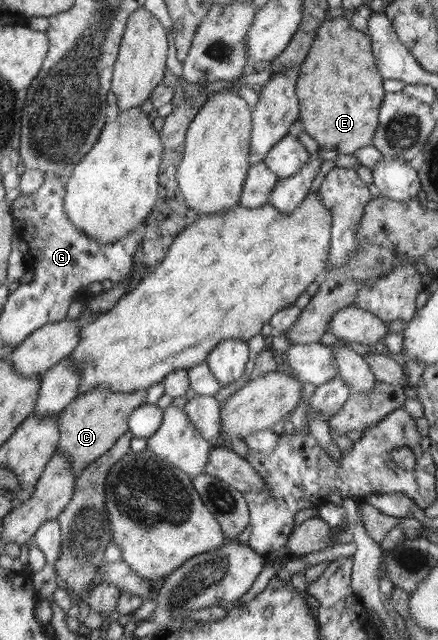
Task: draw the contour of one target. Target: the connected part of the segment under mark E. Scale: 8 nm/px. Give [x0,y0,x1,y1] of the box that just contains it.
[295,18,383,155]

